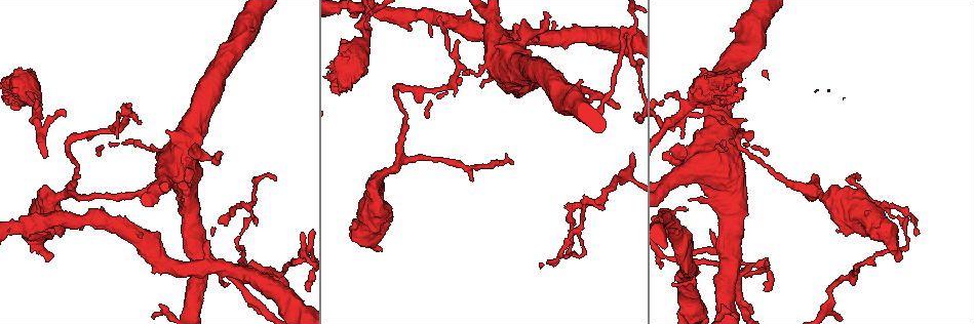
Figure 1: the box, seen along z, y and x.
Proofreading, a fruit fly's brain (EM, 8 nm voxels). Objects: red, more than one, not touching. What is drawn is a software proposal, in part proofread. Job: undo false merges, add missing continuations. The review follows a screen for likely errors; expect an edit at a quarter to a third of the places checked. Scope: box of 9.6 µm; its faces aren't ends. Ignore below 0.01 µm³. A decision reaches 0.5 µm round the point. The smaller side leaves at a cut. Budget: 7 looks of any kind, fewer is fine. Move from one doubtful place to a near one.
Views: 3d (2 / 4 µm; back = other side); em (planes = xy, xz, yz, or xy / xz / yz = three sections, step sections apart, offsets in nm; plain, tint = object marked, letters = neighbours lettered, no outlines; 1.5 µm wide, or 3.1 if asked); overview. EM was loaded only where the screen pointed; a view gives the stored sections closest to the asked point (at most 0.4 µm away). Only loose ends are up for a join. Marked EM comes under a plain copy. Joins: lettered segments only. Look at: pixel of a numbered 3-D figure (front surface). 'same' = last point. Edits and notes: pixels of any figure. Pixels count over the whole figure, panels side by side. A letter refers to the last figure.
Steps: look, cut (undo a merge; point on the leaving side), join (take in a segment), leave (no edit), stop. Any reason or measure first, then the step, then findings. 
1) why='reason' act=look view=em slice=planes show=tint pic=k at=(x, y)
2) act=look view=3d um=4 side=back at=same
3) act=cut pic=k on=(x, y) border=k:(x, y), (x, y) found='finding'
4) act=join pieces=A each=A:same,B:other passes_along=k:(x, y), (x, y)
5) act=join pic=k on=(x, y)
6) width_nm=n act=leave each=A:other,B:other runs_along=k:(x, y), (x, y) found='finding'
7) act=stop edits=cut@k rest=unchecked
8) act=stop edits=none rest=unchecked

why='two arms in line, one across' act=look view=3d um=2 pic=1 at=(883, 205)

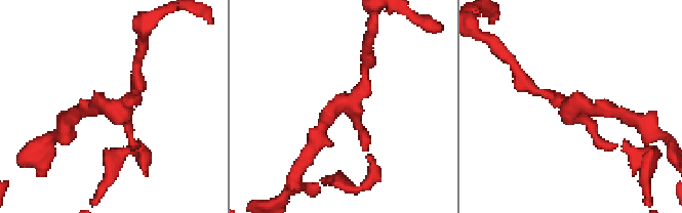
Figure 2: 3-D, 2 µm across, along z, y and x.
arms=3 why='now the EM' act=look view=em slice=planes show=tint pic=2 at=(353, 111)

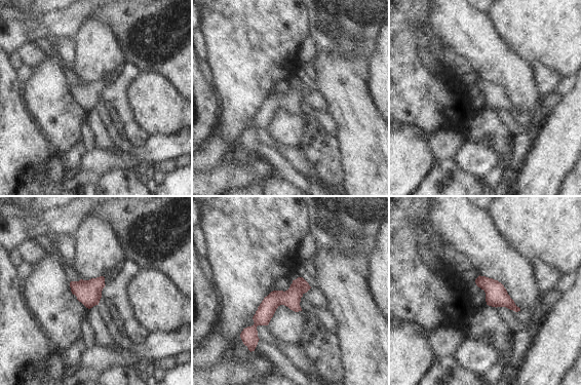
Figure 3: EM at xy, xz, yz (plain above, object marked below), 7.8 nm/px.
act=look view=em slice=planes show=letters at=same

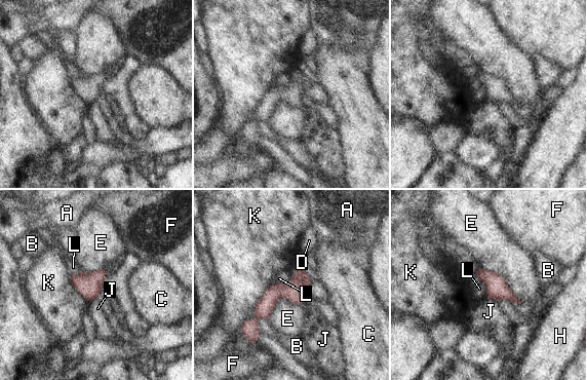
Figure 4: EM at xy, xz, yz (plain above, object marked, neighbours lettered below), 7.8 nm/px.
act=leave each=A:other,B:other,C:other,D:other,E:other,F:other,H:other,J:other,K:other,L:other border=4:(480, 267), (498, 272), (521, 302) found='continuous, no second neuron'

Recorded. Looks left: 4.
why='stops while still wide' act=look view=3d um=4 side=back pic=1 at=(205, 243)

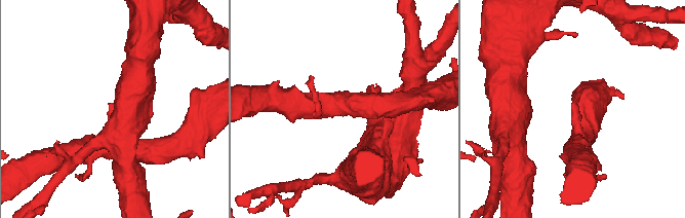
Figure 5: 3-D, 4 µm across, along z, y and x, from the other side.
act=look view=em slice=yz step=4 show=tint pic=5 at=(575, 104)

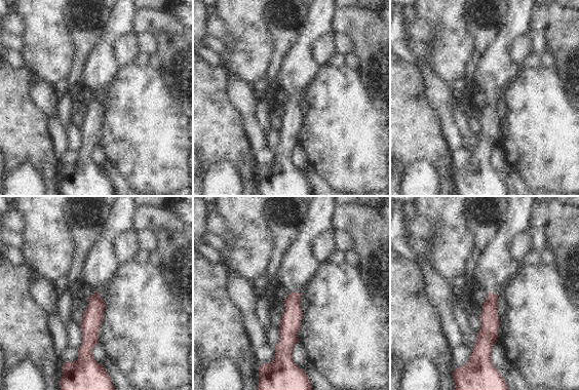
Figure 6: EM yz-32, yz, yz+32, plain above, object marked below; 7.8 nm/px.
why='cut it another way' act=look view=em slice=planes show=letters at=same

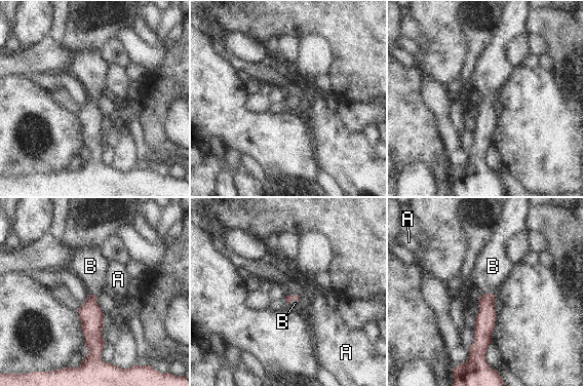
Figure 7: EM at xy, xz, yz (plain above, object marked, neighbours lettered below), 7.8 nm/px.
act=join pieces=B each=A:other,B:same passes_along=7:(484, 324), (488, 294), (493, 266) found='it goes on there'

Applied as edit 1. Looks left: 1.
why='branch stops here' act=look view=em slice=planes show=letters pic=1 at=(679, 228)

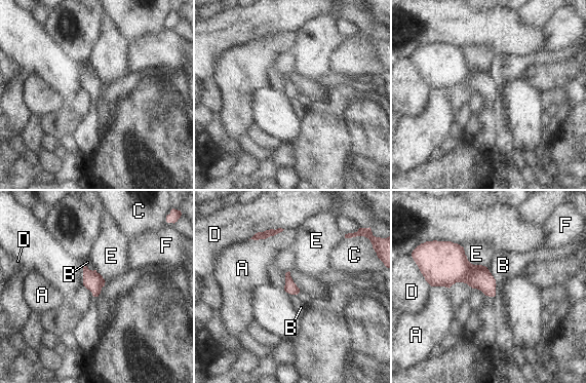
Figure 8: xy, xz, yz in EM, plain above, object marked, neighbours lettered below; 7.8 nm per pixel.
act=join pieces=B each=A:other,B:same,C:other,D:other,E:other,F:other found='it goes on there'

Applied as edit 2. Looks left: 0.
act=stop edits=join@7,join@8 rest=unchecked

